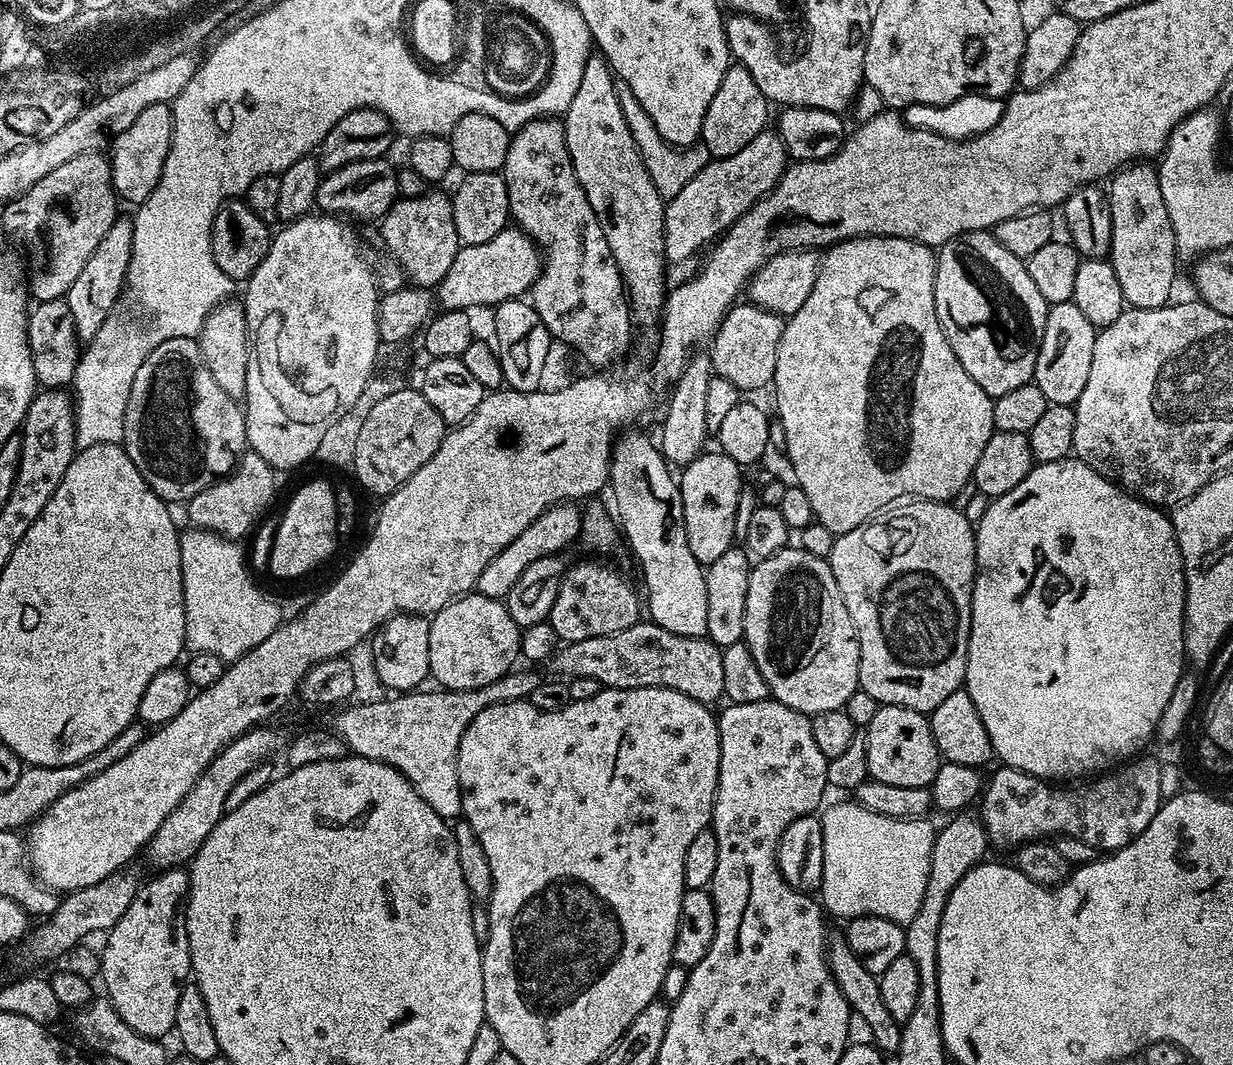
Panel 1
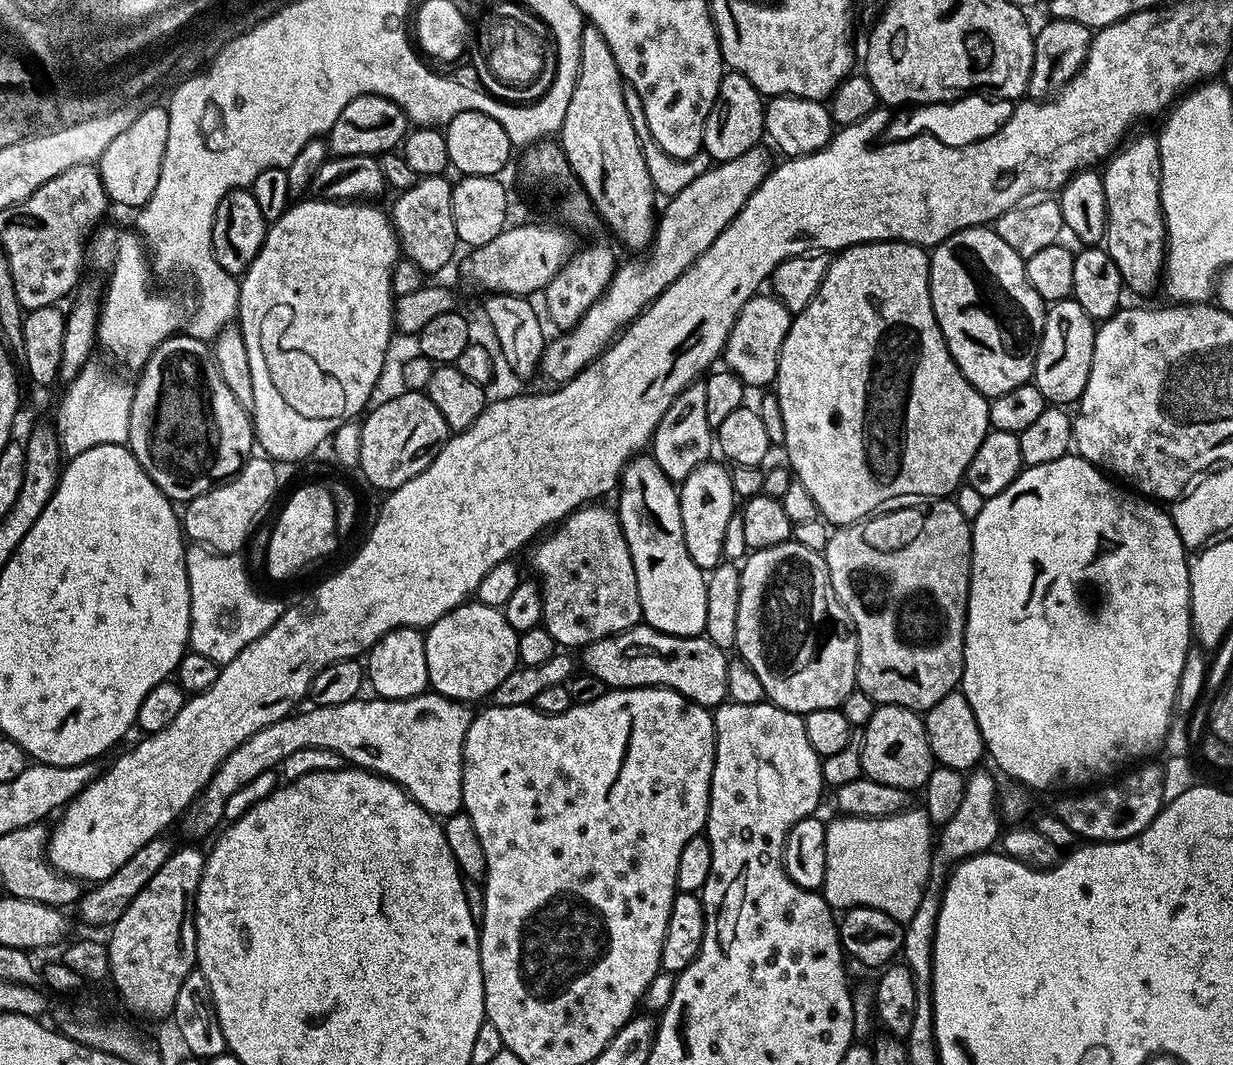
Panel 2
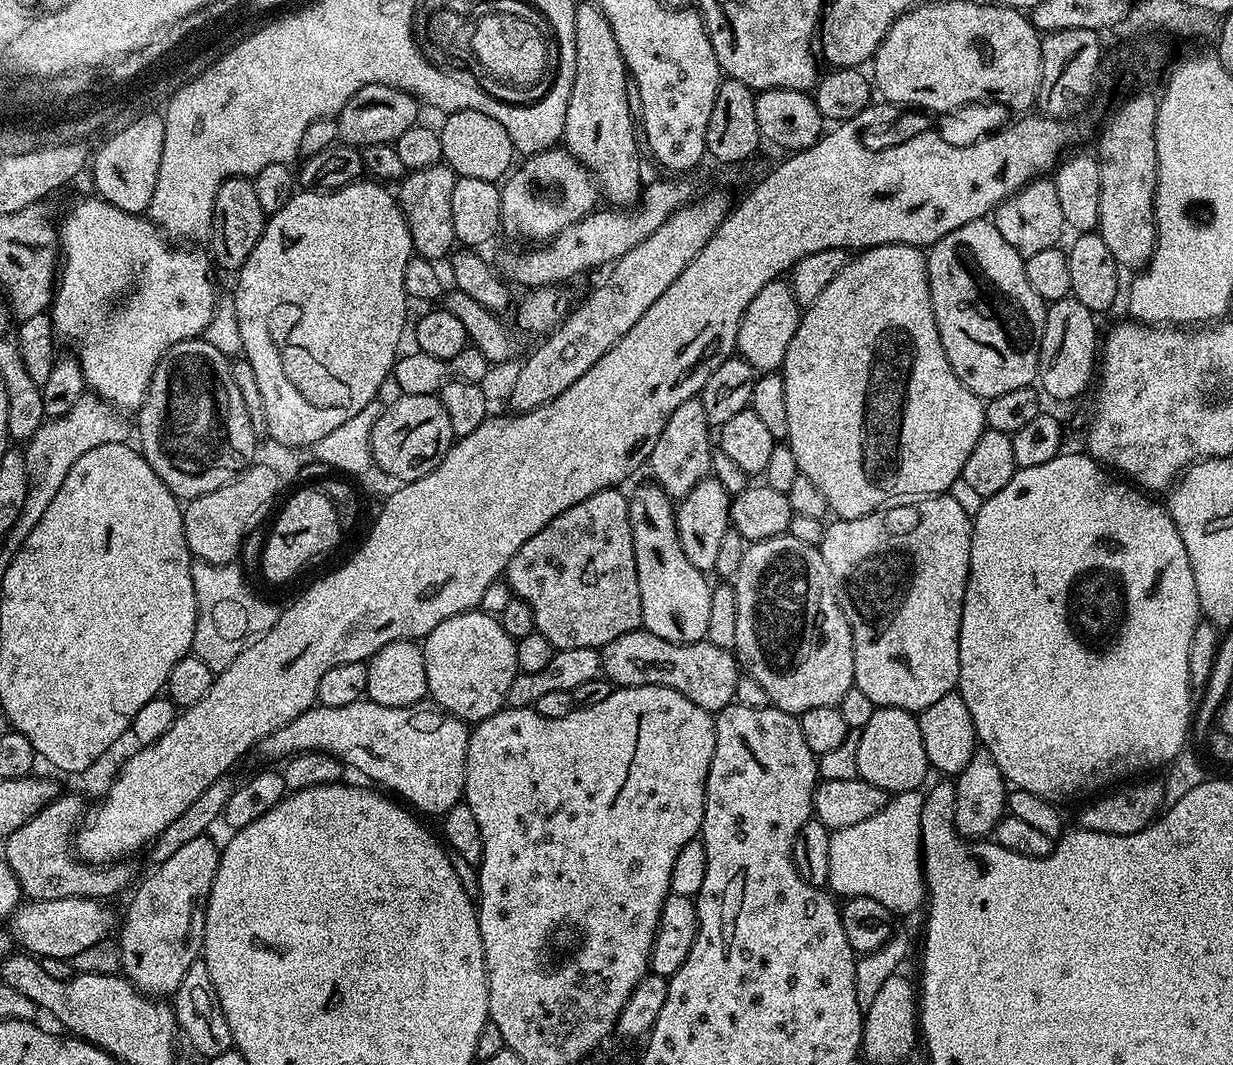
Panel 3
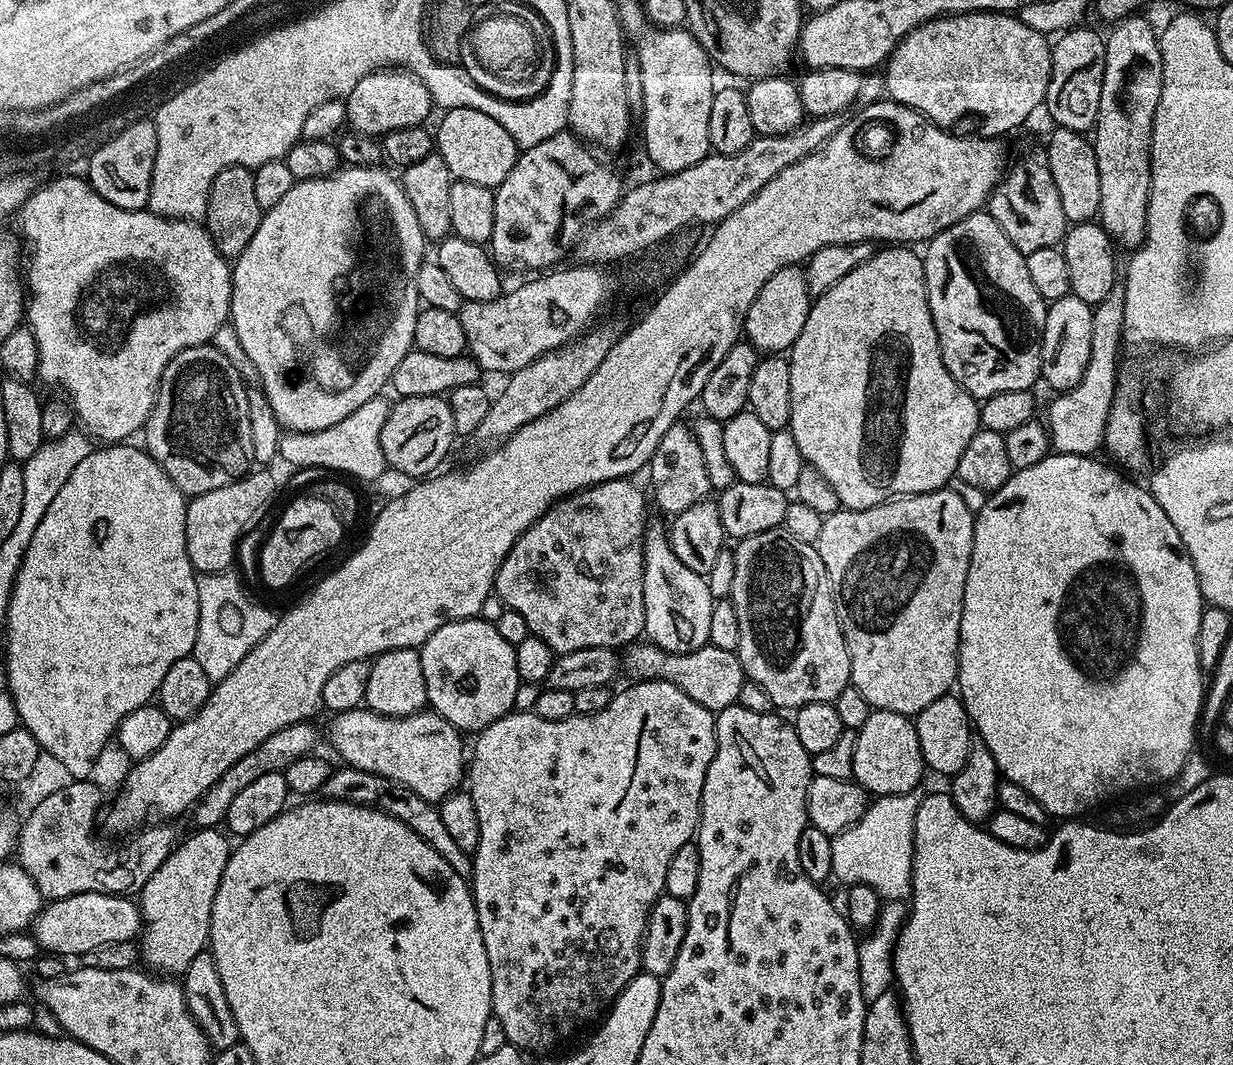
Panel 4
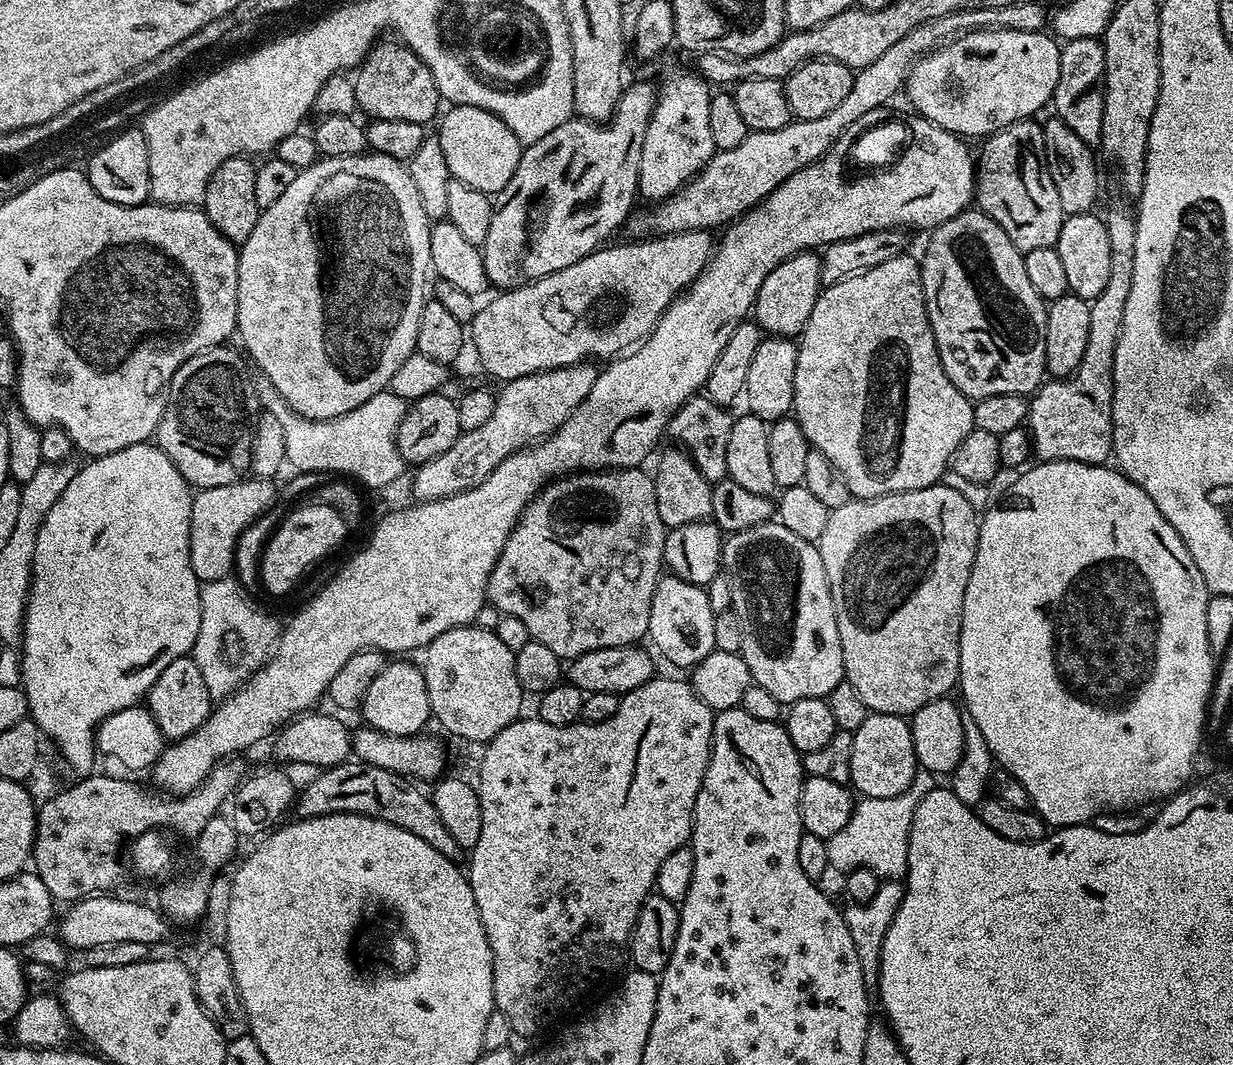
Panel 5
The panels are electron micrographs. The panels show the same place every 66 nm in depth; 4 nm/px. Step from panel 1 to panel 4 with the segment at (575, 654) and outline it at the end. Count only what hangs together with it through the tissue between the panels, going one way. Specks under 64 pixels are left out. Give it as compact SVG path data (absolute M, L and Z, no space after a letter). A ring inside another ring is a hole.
M651 642L627 645L622 652L622 668L632 675L633 681L665 680L682 690L694 702L709 708L713 714L739 701L742 686L746 683L744 667L739 656L730 650L718 650L718 646L707 643L693 652L667 652Z

